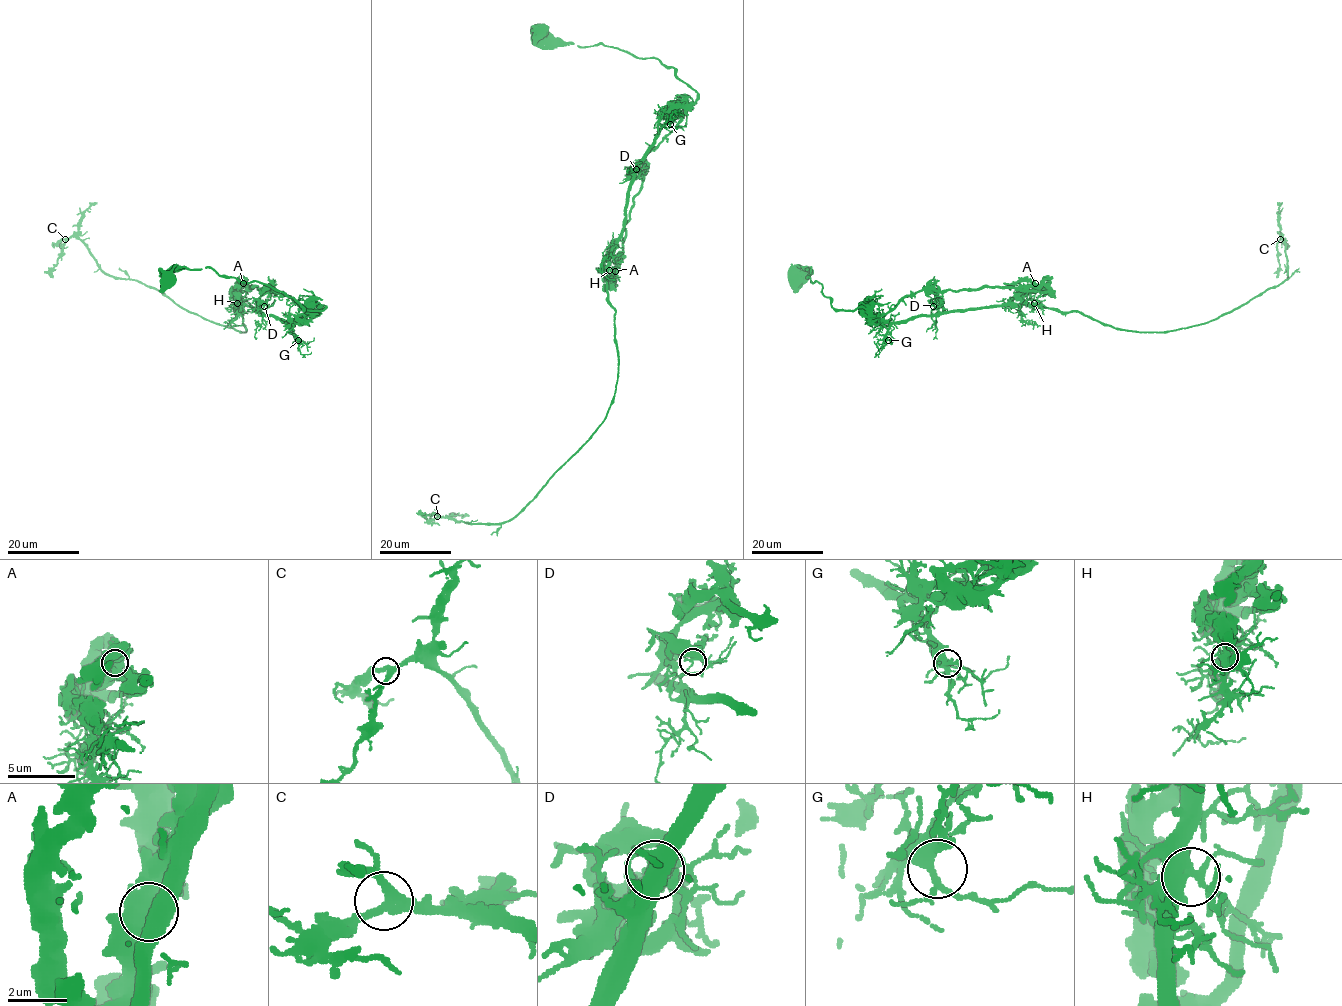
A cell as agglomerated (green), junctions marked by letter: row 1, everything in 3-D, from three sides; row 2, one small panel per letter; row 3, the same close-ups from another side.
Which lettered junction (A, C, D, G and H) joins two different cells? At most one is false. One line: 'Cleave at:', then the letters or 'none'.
Cleave at: D

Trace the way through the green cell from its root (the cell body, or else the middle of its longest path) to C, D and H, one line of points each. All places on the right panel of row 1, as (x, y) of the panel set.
C: (795, 278), (810, 267), (833, 308), (888, 322), (1034, 305), (1168, 332), (1285, 280), (1280, 239)
D: (795, 278), (810, 267), (808, 276), (822, 285), (833, 308), (865, 308), (888, 322), (933, 316), (933, 306)
H: (795, 278), (804, 267), (810, 267), (808, 276), (822, 285), (833, 308), (865, 308), (888, 322), (1034, 303)

